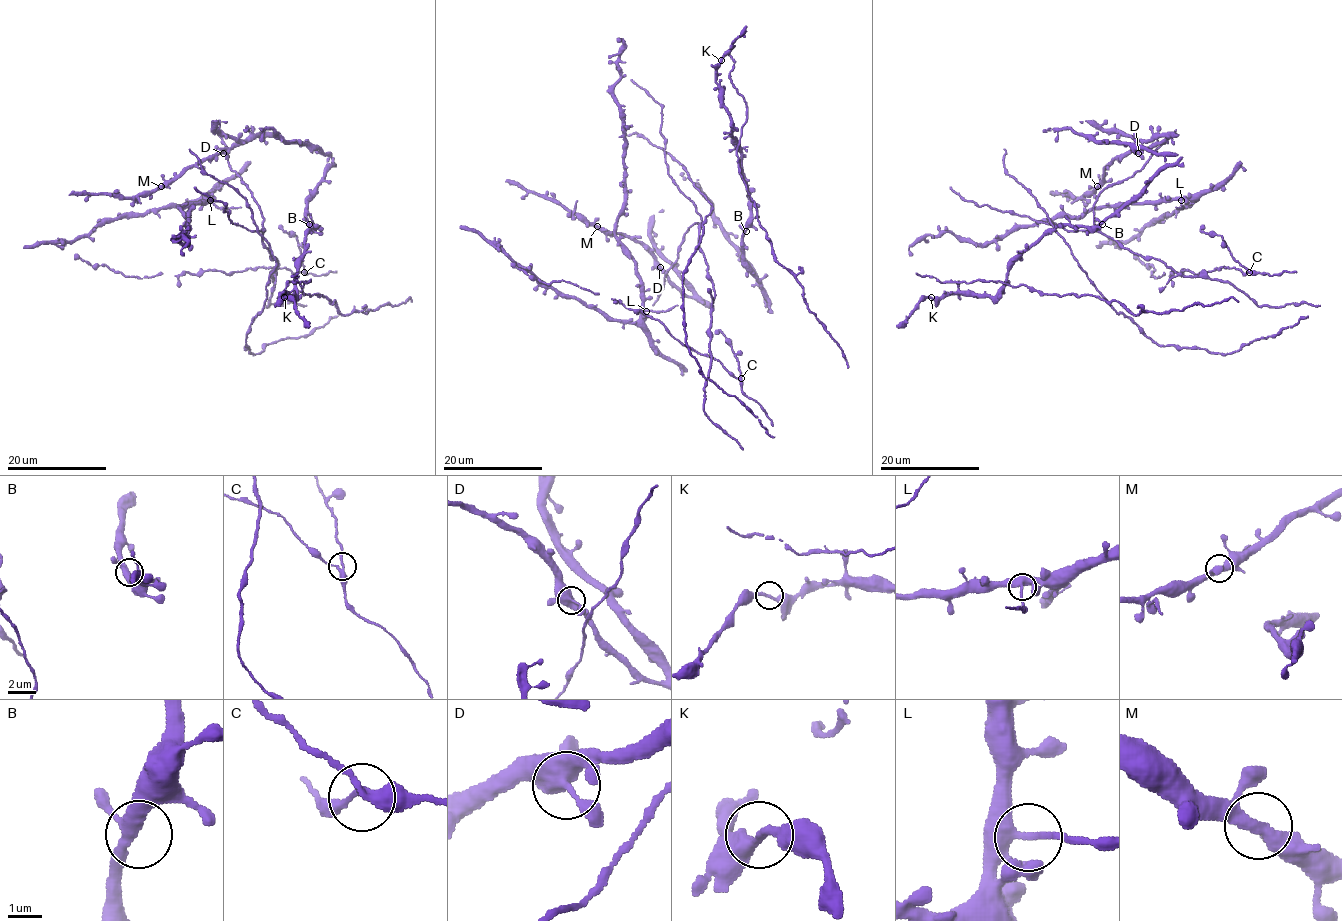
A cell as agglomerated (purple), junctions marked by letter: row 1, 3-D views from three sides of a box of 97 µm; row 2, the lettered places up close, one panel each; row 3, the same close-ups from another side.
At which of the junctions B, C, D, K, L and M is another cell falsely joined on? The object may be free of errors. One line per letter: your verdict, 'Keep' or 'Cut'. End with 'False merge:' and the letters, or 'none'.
B: Keep
C: Keep
D: Keep
K: Keep
L: Cut
M: Keep
False merge: L

